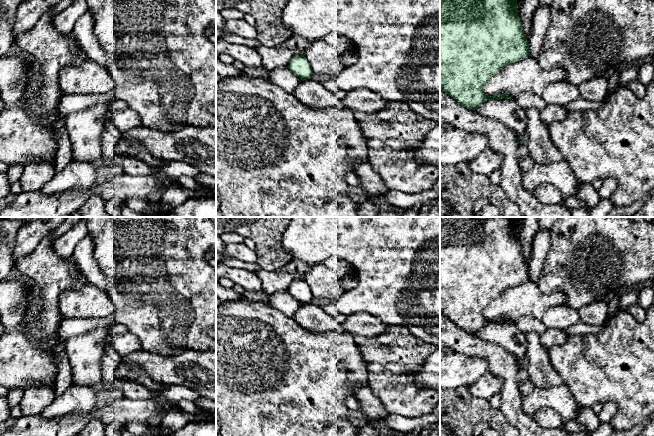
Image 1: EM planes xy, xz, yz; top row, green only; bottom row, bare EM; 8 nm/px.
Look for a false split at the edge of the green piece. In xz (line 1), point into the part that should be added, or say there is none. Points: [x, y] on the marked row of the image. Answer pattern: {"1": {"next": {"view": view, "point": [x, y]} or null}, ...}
{"1": {"next": null}}

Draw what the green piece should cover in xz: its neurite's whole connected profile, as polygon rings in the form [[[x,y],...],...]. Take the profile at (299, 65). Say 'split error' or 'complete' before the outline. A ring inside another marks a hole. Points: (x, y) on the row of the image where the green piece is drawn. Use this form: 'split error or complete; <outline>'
complete; [[[305,56],[293,57],[289,62],[288,68],[302,81],[310,79],[313,73],[311,65]]]

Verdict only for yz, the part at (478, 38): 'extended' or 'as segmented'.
as segmented

